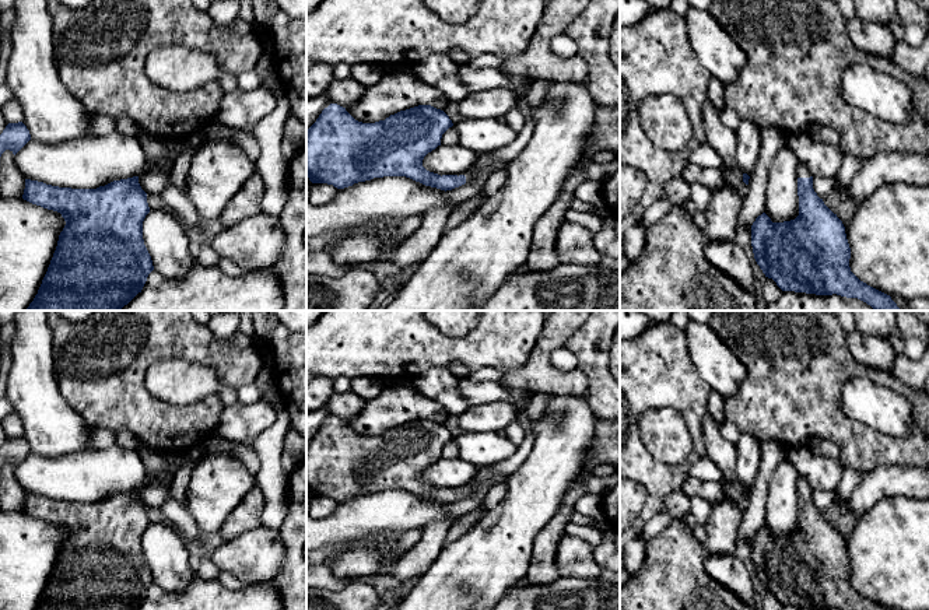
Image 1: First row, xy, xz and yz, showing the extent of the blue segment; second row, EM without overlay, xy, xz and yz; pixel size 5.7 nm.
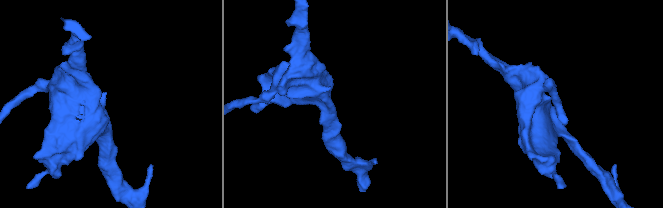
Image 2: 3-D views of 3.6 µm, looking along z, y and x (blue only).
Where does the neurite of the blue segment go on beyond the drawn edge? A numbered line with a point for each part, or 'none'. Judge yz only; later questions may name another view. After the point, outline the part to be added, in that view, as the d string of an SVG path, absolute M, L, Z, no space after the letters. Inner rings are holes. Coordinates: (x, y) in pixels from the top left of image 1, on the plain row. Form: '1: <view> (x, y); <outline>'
1: yz (803, 484); M799 476L797 491L810 491L810 490L811 490L811 487L810 487L807 478L803 476Z

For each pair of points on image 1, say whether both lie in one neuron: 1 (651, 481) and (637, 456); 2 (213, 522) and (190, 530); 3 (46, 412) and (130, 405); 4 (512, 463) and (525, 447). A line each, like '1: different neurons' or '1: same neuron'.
1: same neuron
2: different neurons
3: different neurons
4: same neuron

